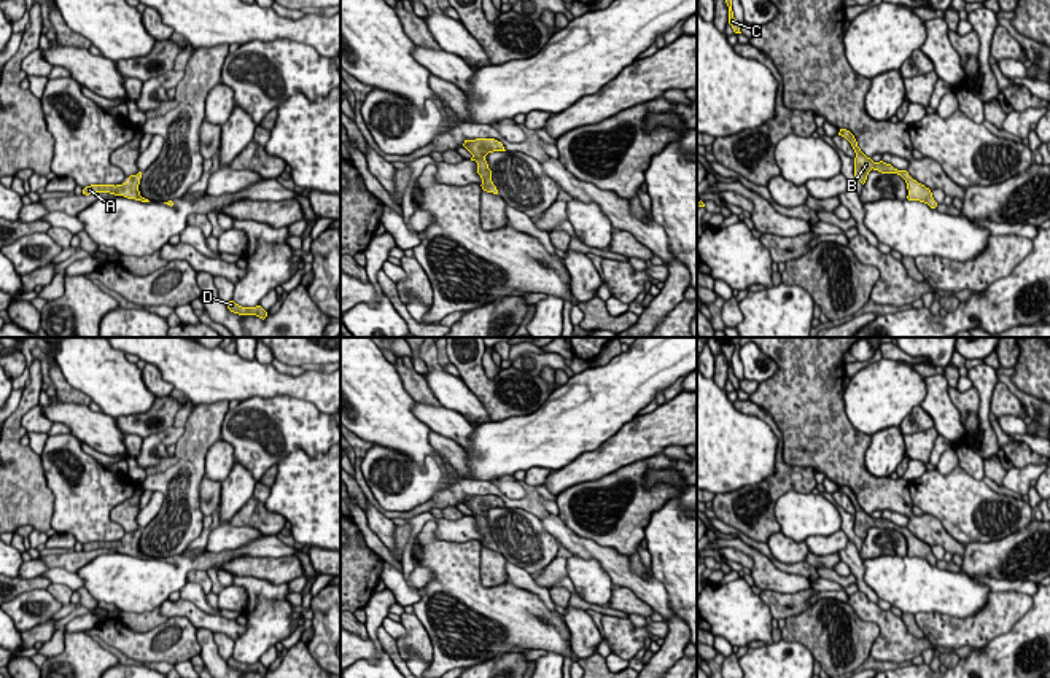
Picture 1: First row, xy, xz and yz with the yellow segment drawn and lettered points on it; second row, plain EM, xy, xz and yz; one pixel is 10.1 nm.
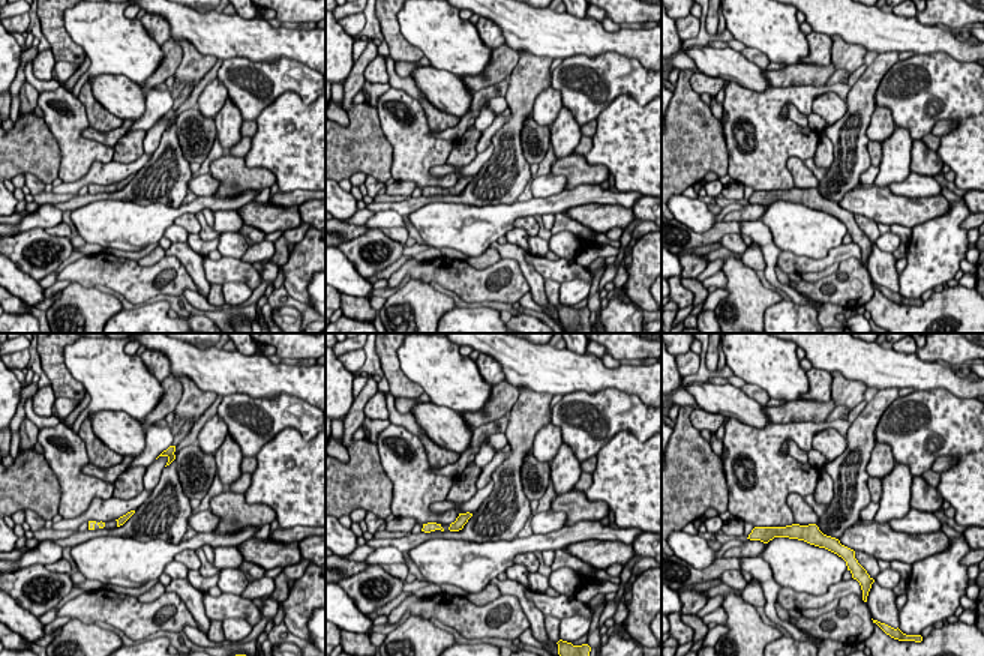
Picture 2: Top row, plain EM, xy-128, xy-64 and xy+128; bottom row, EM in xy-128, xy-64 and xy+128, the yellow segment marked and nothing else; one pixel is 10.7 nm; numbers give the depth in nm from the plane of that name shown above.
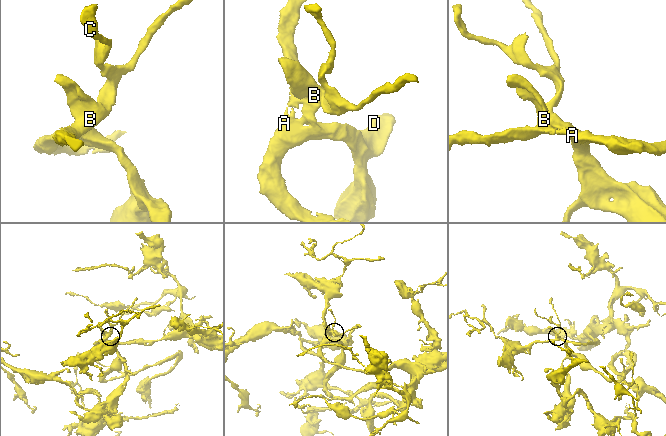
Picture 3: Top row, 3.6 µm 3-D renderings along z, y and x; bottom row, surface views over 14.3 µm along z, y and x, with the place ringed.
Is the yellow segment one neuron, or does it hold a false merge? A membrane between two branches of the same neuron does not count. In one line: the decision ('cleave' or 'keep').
keep

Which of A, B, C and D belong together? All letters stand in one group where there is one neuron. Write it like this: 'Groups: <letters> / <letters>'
Groups: A B C D

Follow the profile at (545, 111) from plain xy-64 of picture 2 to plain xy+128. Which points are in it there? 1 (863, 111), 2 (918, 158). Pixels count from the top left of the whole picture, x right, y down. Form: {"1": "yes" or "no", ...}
{"1": "no", "2": "no"}

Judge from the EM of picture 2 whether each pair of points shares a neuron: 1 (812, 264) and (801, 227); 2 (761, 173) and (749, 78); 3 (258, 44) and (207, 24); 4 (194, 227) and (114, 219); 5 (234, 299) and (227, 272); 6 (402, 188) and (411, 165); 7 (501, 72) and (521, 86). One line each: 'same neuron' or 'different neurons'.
1: different neurons
2: different neurons
3: same neuron
4: different neurons
5: different neurons
6: different neurons
7: different neurons

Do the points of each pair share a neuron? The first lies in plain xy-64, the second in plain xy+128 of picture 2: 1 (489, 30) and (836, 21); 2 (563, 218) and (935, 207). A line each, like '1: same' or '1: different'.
1: different
2: different

